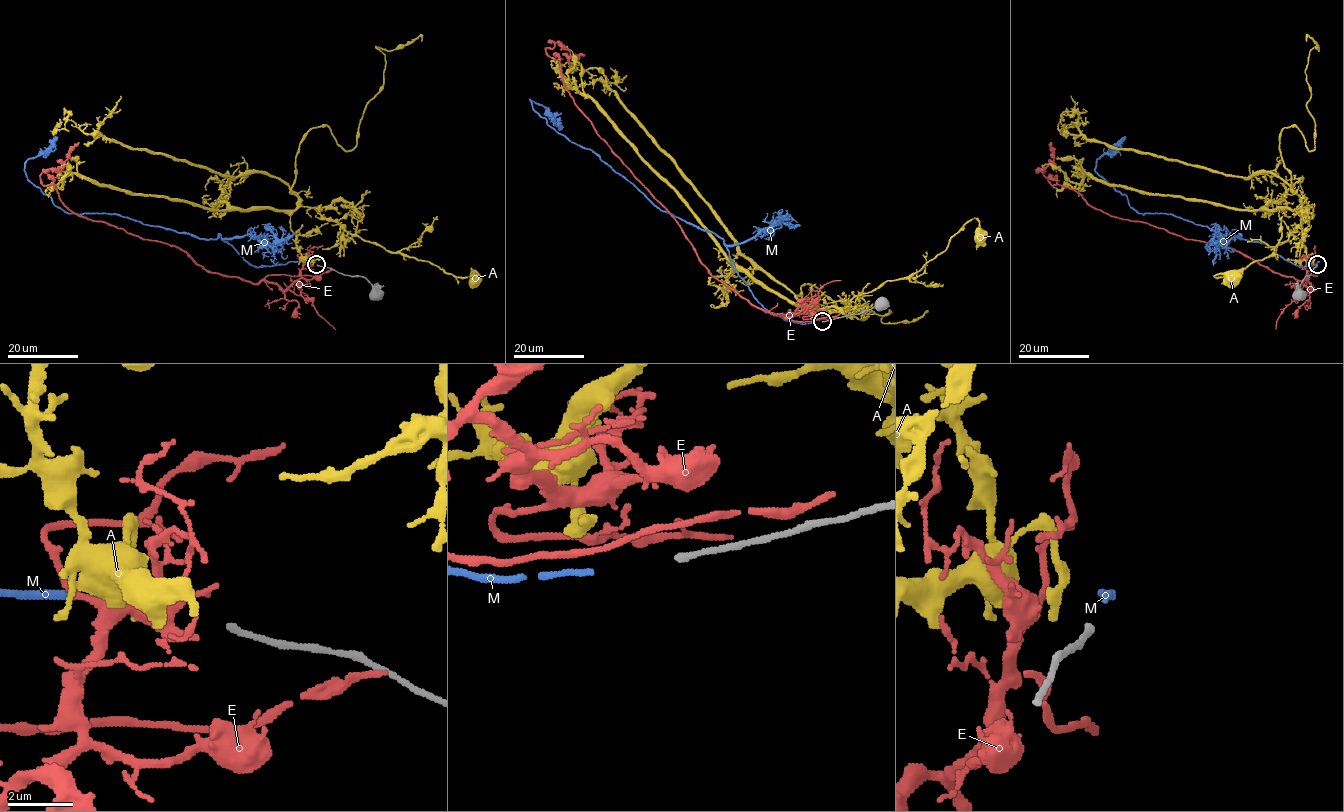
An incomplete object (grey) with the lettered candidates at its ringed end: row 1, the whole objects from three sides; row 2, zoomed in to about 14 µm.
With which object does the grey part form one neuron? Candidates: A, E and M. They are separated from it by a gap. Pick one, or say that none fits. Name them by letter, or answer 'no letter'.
M

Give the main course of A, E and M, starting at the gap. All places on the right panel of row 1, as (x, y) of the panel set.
A: (1313, 263), (1302, 244), (1302, 206), (1307, 209), (1303, 222), (1272, 254), (1213, 277), (1232, 277)
E: (1309, 262), (1302, 282), (1311, 290), (1230, 248), (1109, 216), (1038, 169), (1053, 160), (1051, 142)
M: (1318, 262), (1299, 267), (1240, 235), (1227, 239), (1170, 214), (1138, 212), (1095, 171), (1095, 162), (1125, 136)

